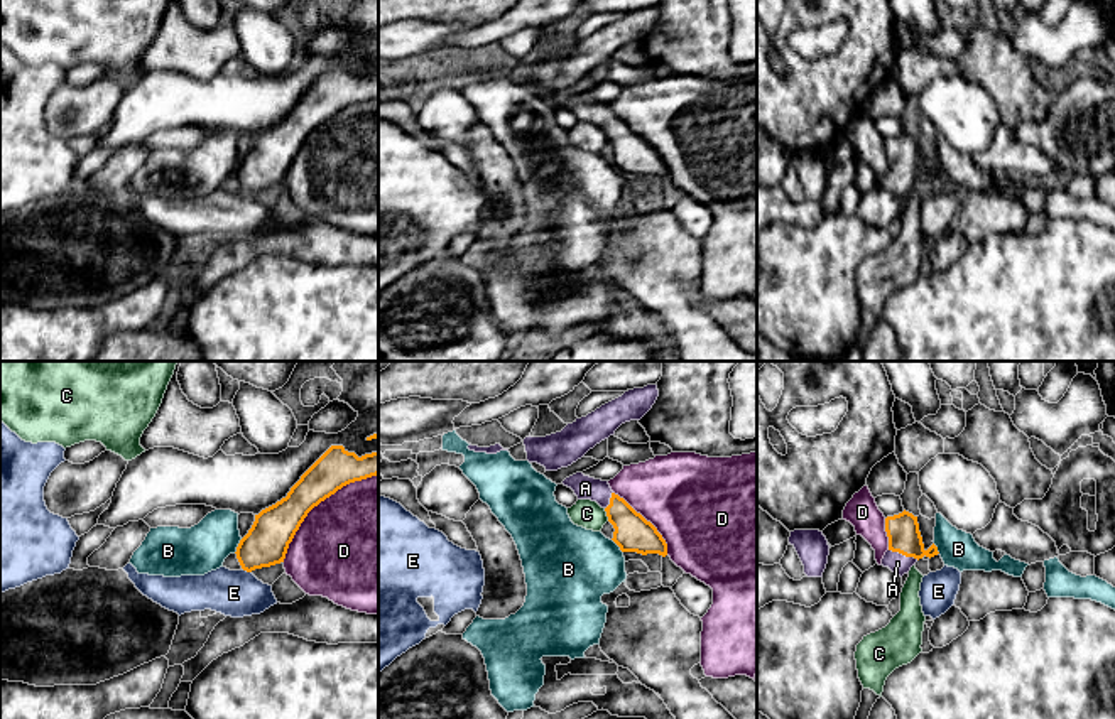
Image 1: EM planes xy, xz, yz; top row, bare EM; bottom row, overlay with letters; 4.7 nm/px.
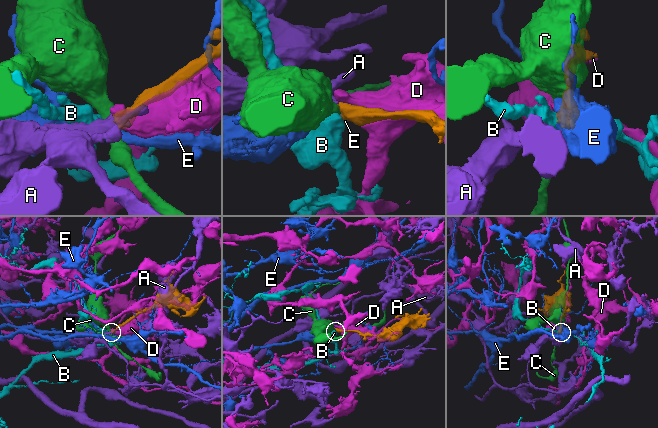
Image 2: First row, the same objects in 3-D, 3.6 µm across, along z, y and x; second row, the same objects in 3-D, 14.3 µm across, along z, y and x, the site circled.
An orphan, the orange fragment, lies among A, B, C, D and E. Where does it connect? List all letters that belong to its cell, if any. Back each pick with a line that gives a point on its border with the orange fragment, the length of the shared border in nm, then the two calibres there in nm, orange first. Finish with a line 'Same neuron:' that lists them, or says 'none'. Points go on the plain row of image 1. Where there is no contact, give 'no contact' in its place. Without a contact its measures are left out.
A: contact yz (904, 176); length 150 nm; calibres 160 and 90 nm
Same neuron: A

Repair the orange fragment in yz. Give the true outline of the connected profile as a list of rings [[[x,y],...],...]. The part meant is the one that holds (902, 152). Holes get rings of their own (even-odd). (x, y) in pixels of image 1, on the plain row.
[[[906,132],[885,140],[885,154],[889,172],[880,187],[889,189],[900,199],[924,177],[931,181],[939,176],[934,165],[927,172],[924,170],[917,138]]]

